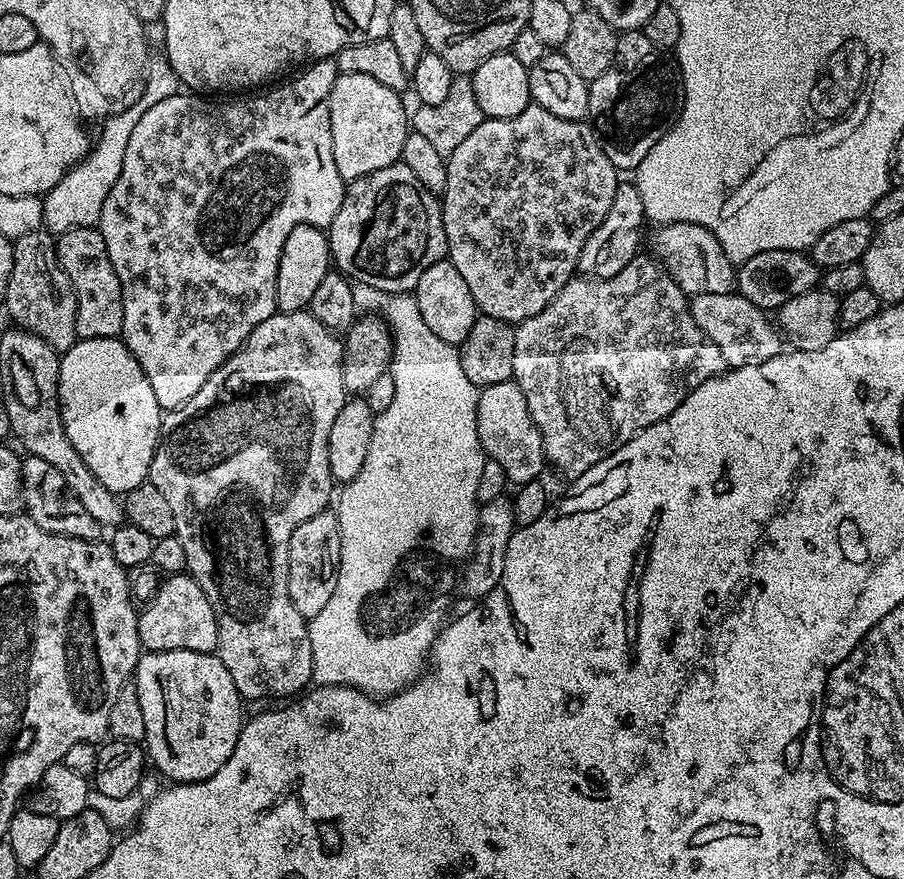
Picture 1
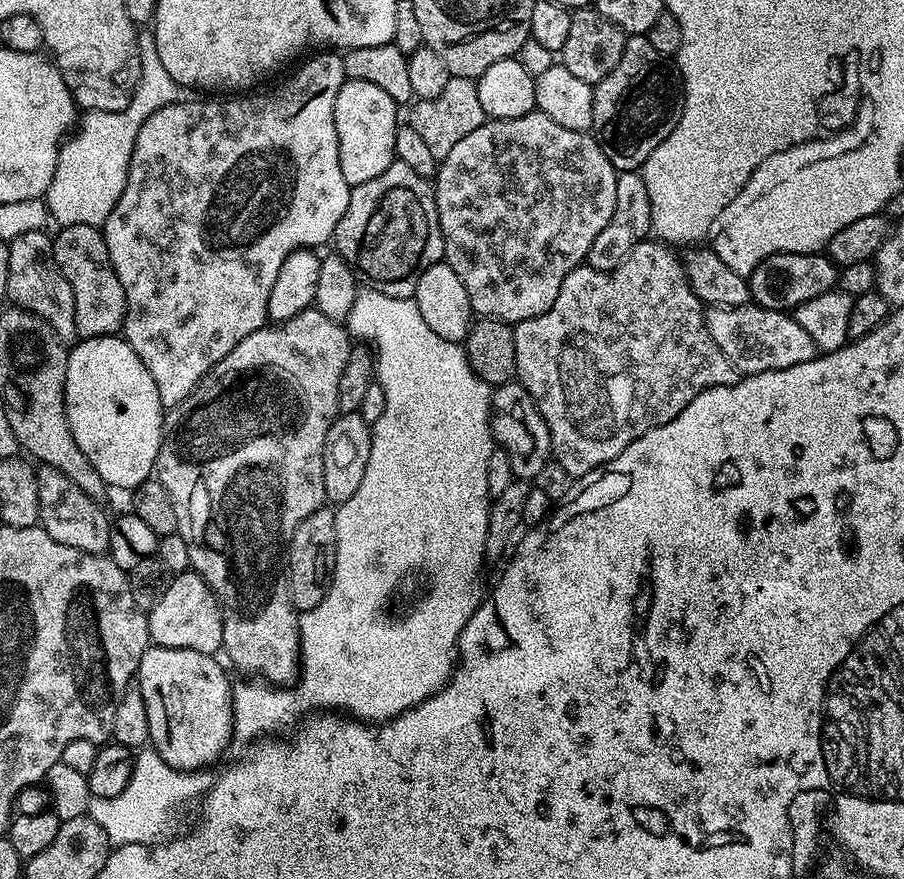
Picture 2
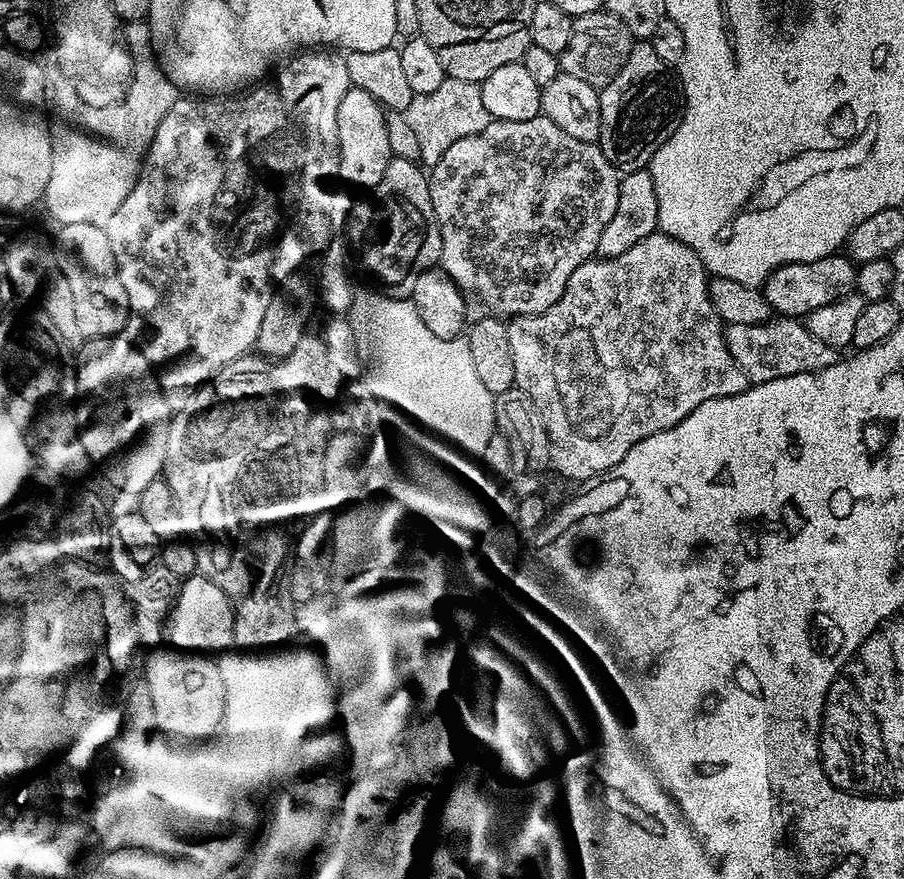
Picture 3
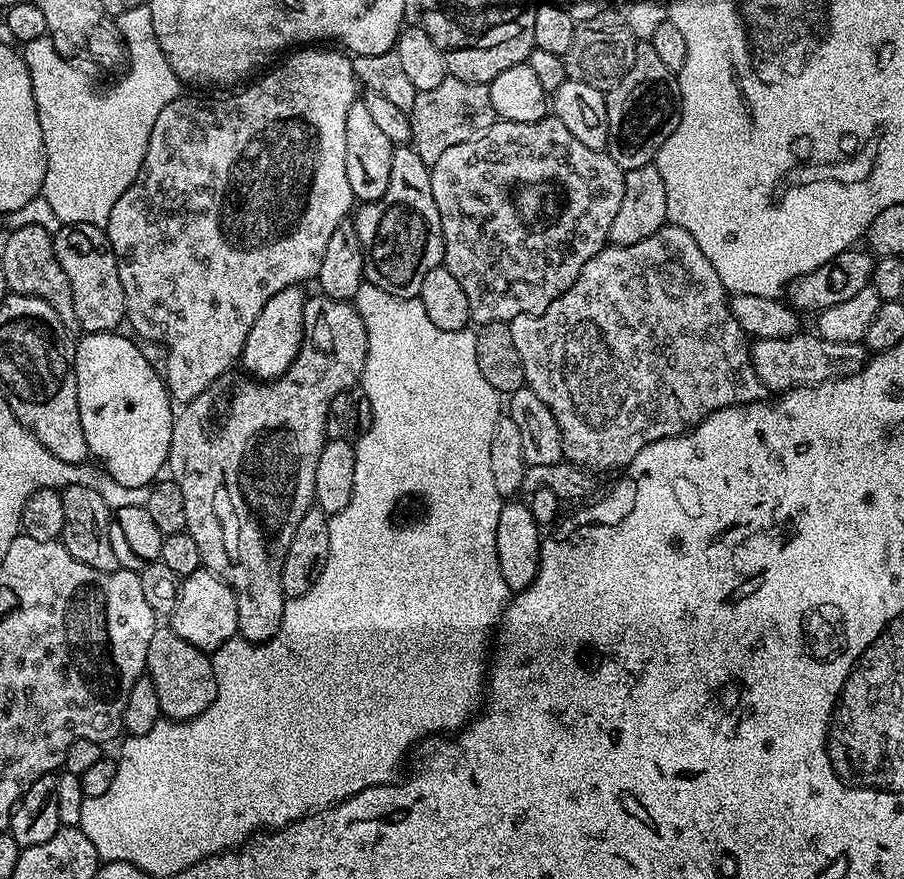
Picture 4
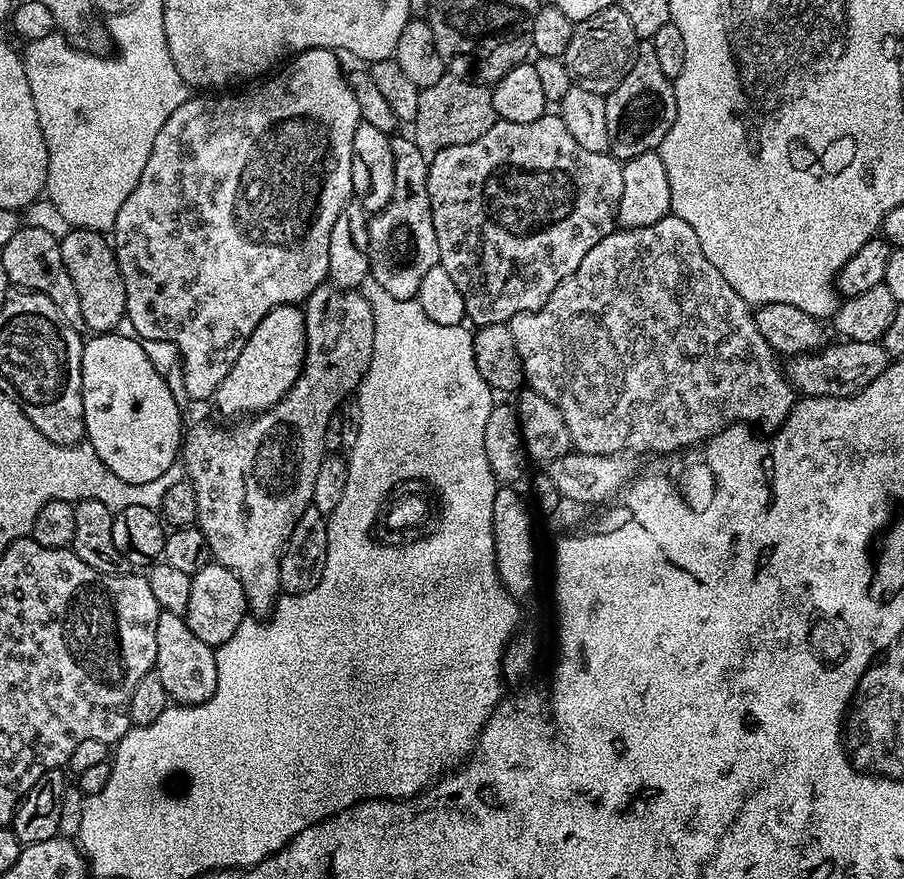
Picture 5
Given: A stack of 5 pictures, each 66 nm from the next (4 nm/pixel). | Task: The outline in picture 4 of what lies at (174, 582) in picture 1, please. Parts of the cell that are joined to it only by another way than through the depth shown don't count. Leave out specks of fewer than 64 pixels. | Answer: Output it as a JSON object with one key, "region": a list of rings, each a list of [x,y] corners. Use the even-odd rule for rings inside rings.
{"region":[[[201,566],[197,572],[180,580],[180,593],[170,617],[170,627],[190,646],[202,652],[213,653],[238,632],[236,593],[221,576]]]}

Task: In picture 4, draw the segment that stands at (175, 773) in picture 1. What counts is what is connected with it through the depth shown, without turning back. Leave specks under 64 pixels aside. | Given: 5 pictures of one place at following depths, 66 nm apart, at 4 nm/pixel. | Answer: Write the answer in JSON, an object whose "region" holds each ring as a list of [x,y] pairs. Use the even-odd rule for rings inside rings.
{"region":[[[157,627],[156,633],[150,638],[146,672],[158,690],[161,713],[169,720],[179,722],[201,716],[216,697],[216,670],[212,666],[209,653],[178,638],[171,627]]]}

